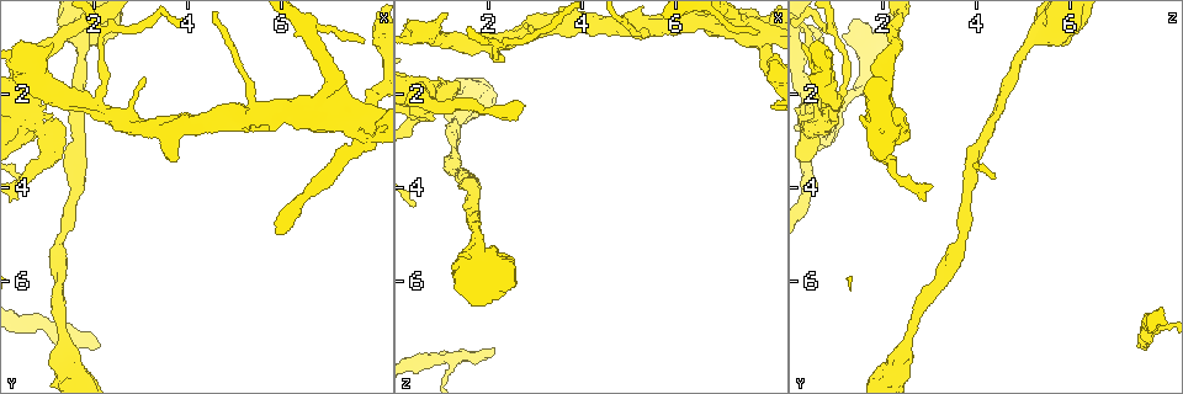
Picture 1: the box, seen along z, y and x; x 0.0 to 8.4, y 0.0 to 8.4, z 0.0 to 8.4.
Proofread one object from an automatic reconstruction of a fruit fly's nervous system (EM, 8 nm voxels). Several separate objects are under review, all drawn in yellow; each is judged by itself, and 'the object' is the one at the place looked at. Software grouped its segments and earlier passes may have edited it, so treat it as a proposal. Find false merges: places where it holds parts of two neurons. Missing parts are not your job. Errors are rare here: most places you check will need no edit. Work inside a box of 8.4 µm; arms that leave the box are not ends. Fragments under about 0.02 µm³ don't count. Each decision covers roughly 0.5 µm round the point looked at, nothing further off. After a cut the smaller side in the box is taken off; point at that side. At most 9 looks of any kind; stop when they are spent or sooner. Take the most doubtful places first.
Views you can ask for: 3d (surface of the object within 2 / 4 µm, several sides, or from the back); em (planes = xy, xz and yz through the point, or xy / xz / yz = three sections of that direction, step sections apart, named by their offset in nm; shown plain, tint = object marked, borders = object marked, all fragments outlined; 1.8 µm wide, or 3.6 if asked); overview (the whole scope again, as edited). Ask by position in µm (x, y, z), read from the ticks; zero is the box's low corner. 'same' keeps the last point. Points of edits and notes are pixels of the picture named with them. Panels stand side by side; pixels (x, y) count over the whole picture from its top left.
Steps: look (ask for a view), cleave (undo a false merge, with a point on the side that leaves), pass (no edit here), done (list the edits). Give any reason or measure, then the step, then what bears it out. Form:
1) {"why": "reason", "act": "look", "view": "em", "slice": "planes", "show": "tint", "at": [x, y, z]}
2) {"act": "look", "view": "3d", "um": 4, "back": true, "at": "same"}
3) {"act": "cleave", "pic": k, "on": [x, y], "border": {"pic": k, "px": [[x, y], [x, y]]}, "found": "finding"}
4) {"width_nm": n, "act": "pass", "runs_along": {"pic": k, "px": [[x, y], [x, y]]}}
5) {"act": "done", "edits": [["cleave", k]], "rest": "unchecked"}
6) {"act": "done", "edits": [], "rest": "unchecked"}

{"why": "looks like a crossing", "act": "look", "view": "em", "slice": "planes", "show": "tint", "at": [7.75, 2.65, 0.75]}

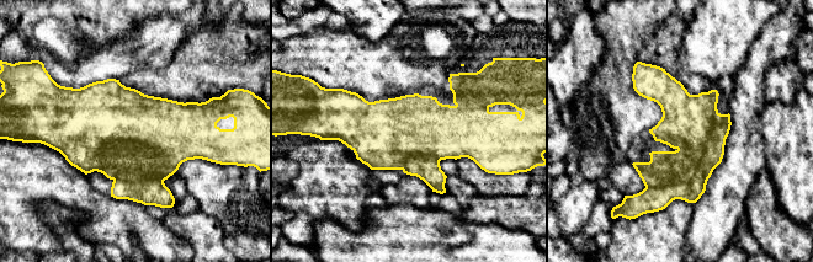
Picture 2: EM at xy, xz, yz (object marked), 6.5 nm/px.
{"act": "cleave", "pic": 2, "on": [690, 192], "border": {"pic": 2, "px": [[718, 113], [696, 175], [646, 187]]}, "found": "two neurons meet here"}

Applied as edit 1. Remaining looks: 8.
{"act": "look", "view": "overview"}

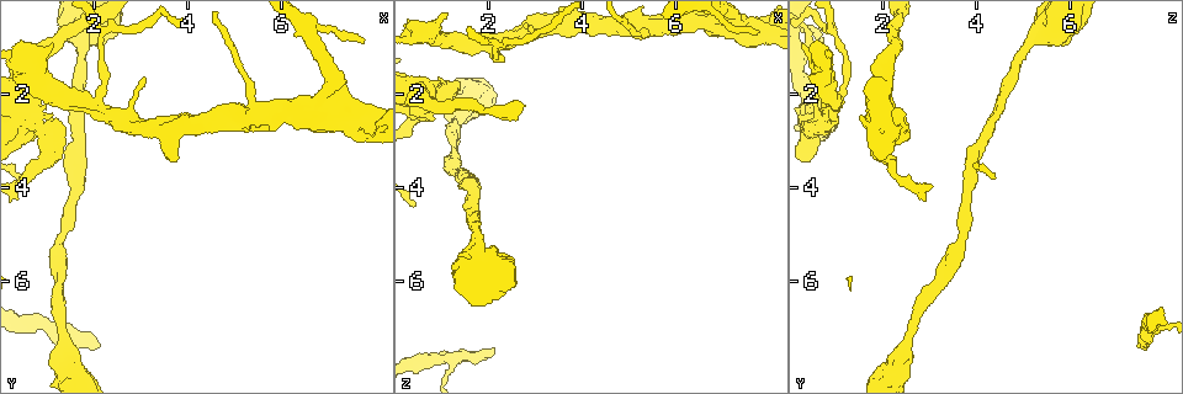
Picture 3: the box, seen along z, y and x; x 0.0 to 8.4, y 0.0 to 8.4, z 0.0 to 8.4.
{"why": "three arms meet", "act": "look", "view": "em", "slice": "yz", "step": 16, "show": "tint", "at": [2.25, 0.70, 1.00]}

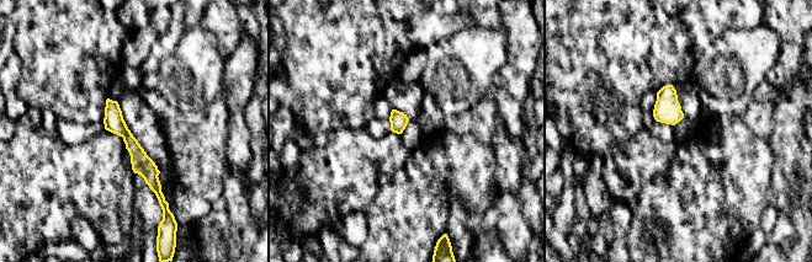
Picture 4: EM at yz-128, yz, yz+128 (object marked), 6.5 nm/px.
{"why": "another direction", "act": "look", "view": "em", "slice": "xz", "step": 4, "show": "tint", "at": "same"}

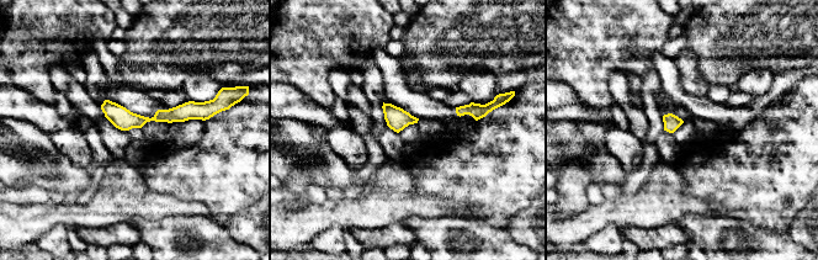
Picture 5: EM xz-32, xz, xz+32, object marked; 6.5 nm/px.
{"width_nm": 110, "act": "pass", "runs_along": {"pic": 5, "px": [[105, 106], [123, 120], [205, 115]]}, "found": "all the same neuron"}

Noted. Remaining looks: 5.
{"why": "a fork", "act": "look", "view": "3d", "um": 4, "at": [5.45, 2.50, 0.60]}

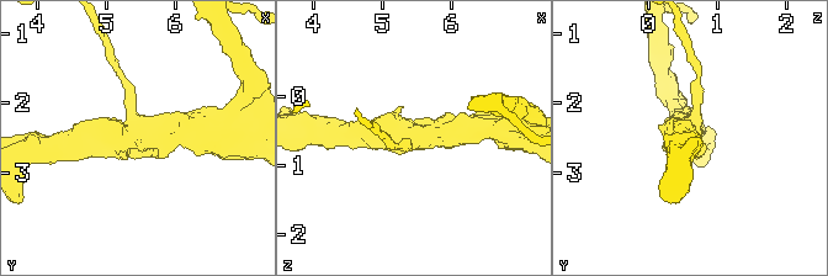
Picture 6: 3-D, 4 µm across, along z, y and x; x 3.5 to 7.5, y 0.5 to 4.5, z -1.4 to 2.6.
{"arms": 3, "arm_widths_nm": [160, 340, 380], "why": "shape alone is not enough", "act": "look", "view": "em", "slice": "planes", "show": "plain", "at": [5.55, 2.45, 0.55]}

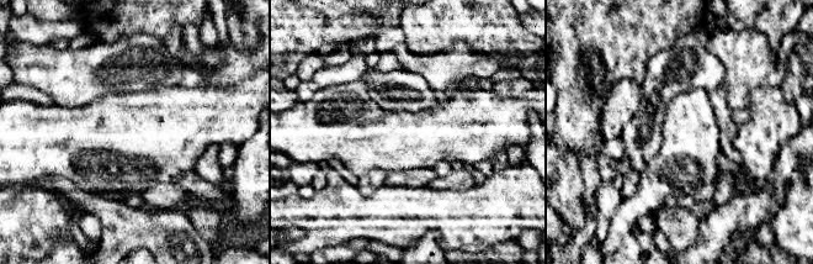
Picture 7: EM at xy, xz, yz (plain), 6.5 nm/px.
{"why": "where the object lies", "act": "look", "view": "em", "slice": "planes", "show": "tint", "at": "same"}

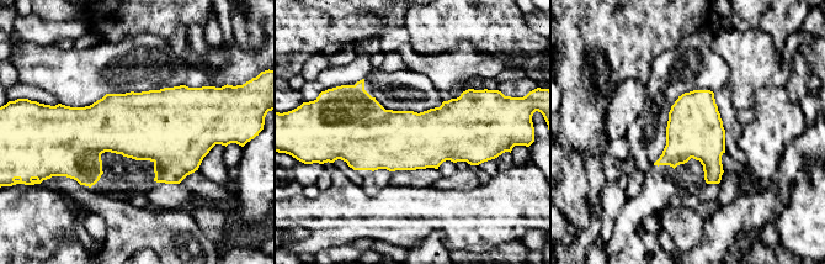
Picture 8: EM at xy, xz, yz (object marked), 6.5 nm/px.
{"width_nm": 360, "act": "pass", "found": "one neuron here"}

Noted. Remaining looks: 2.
{"why": "thick turns thin", "act": "look", "view": "3d", "um": 4, "at": [1.75, 0.70, 5.40]}

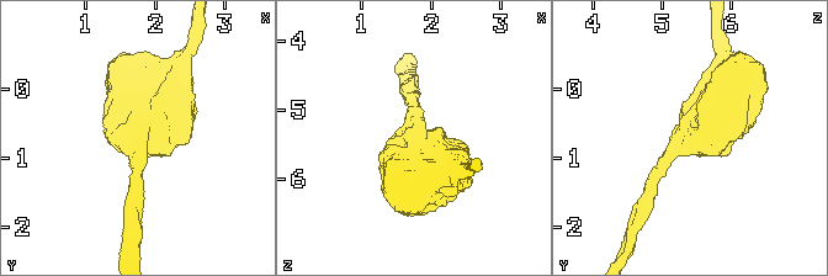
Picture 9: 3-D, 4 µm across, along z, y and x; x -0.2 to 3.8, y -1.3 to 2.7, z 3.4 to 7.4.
{"why": "now the EM", "act": "look", "view": "em", "um": 3.6, "slice": "planes", "show": "borders", "at": [1.75, 0.75, 5.40]}

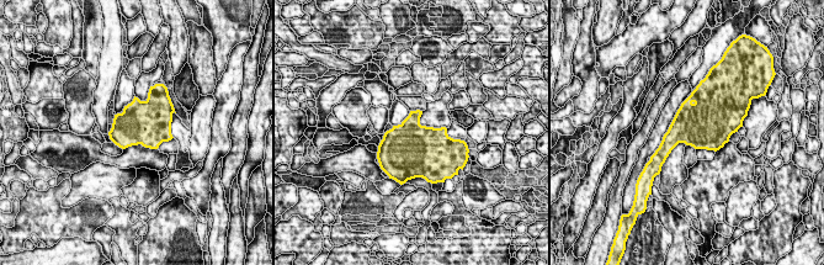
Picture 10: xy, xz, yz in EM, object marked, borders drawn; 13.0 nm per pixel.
{"width_nm": 550, "act": "pass", "found": "all the same neuron"}

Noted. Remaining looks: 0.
{"act": "done", "edits": [["cleave", 2]], "rest": "unchecked"}

